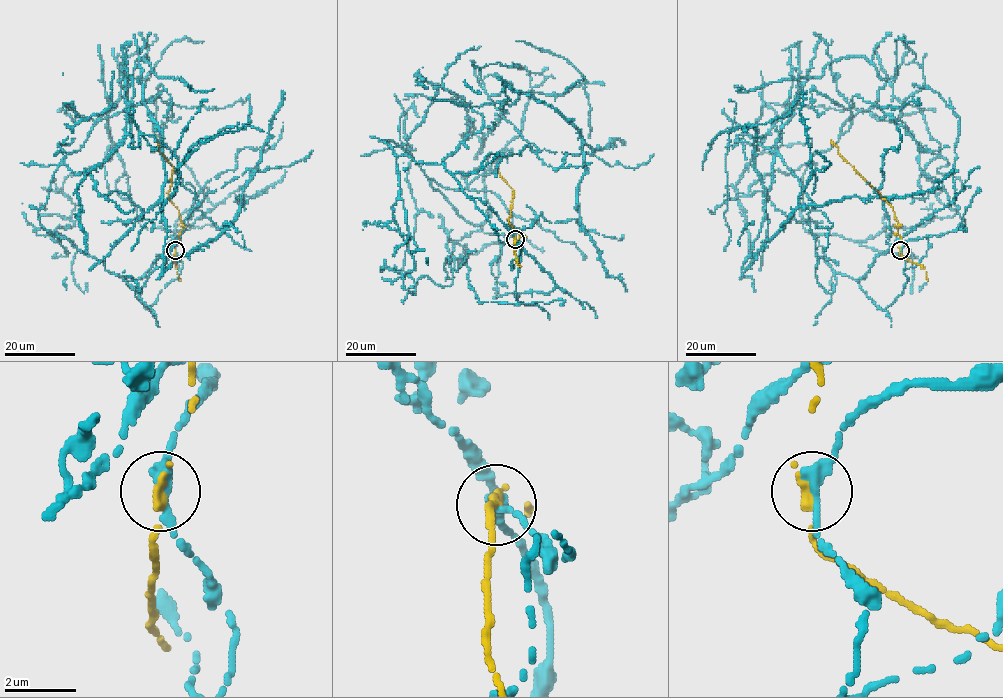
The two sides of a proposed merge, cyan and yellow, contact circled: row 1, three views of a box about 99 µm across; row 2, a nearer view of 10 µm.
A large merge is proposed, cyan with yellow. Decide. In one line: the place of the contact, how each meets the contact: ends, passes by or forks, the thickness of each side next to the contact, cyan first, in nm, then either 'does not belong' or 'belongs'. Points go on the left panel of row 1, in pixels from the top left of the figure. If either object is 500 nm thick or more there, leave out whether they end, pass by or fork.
at (175, 250); cyan passes by; yellow ends there; 320 nm thick on the cyan side, 280 nm on the other; does not belong

